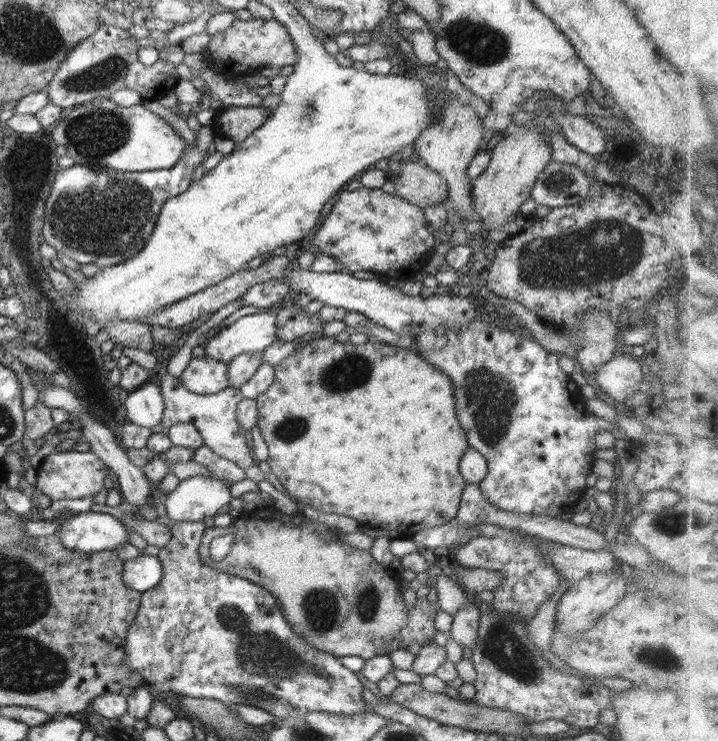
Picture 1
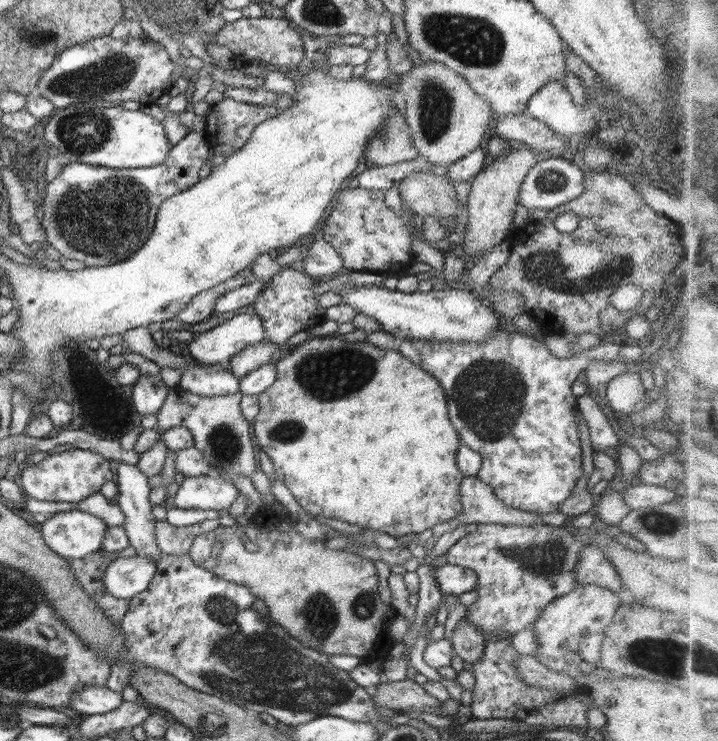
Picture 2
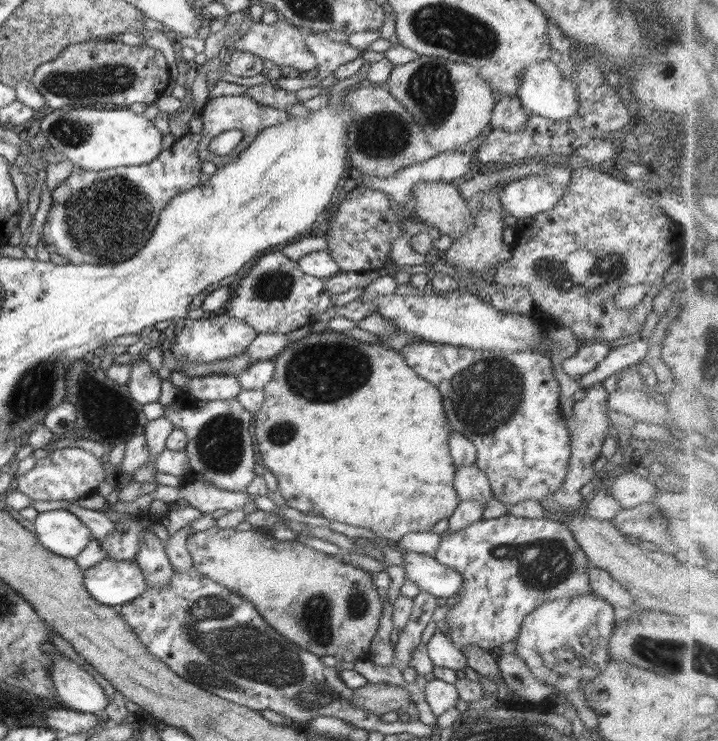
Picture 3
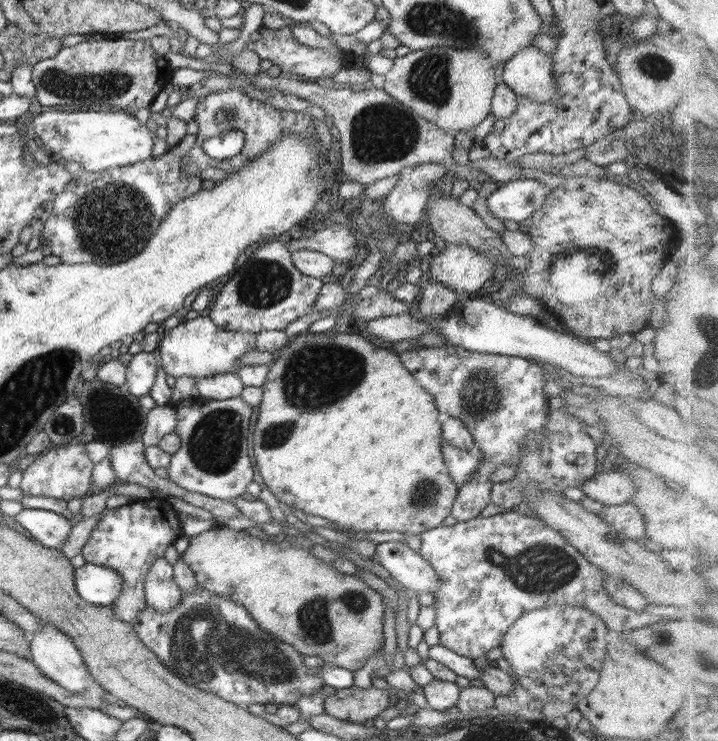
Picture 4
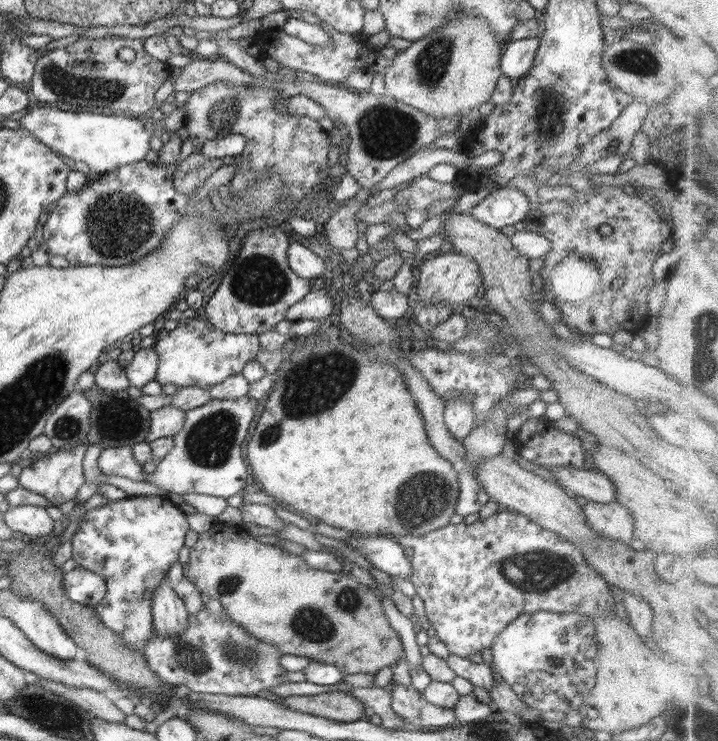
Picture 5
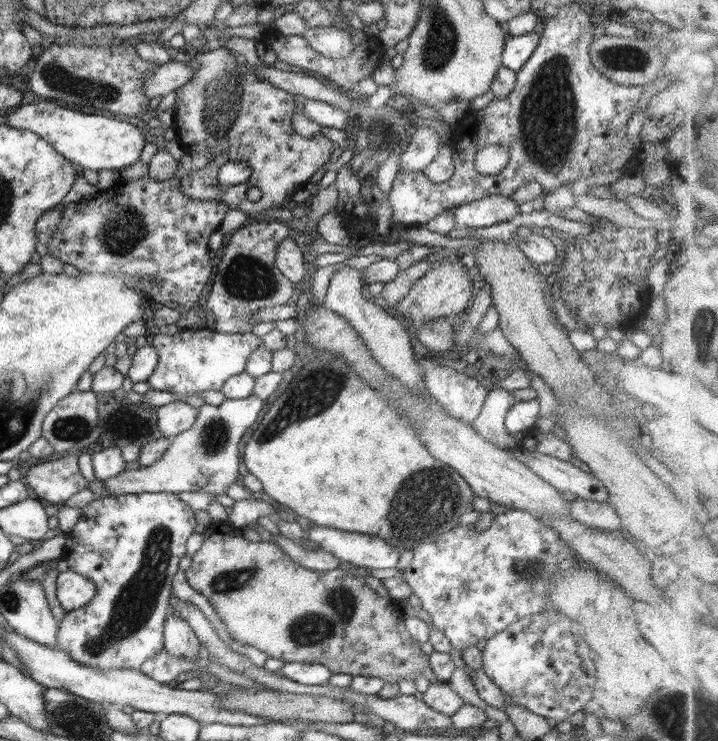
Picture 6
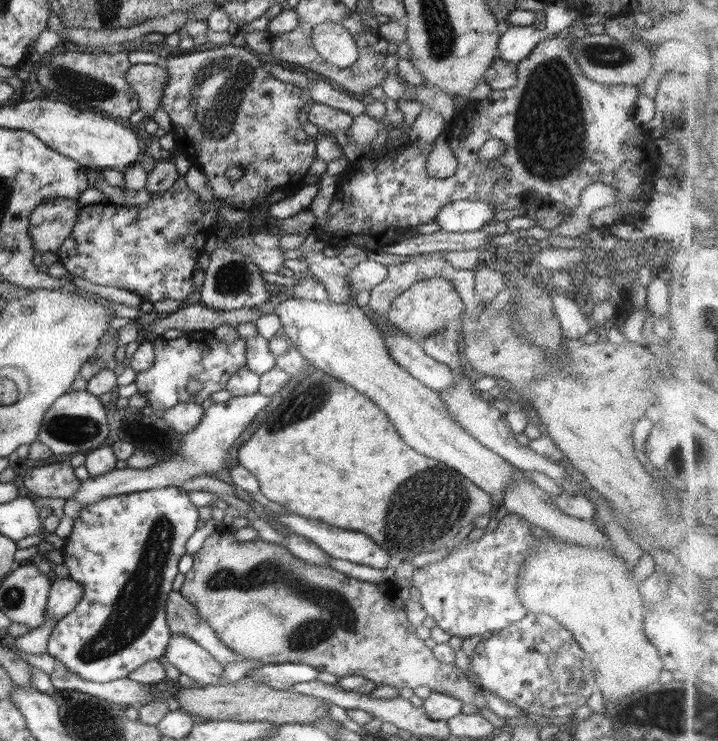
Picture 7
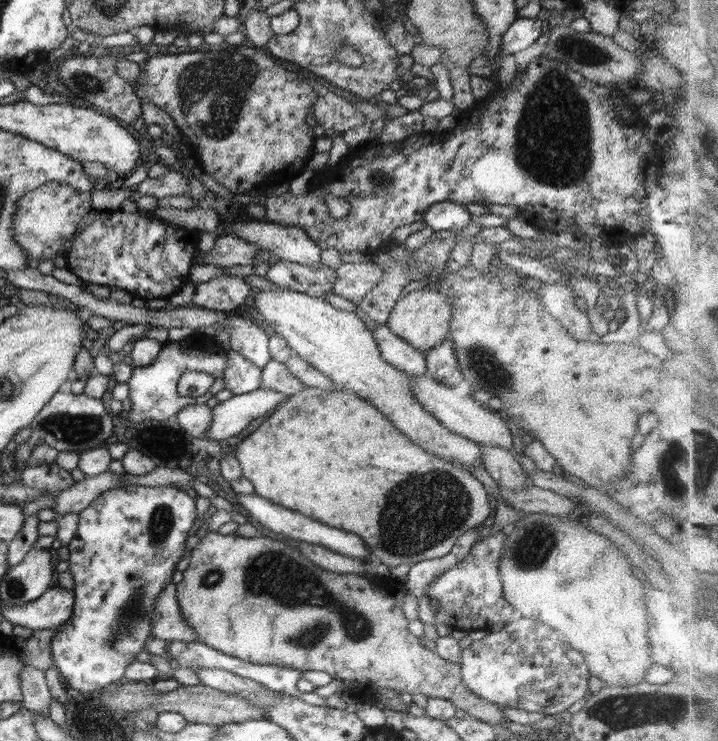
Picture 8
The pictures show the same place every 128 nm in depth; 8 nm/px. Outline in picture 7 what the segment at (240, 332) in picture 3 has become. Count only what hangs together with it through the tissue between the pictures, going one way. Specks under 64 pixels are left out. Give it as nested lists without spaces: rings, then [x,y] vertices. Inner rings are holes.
[[[187,332],[182,337],[166,340],[159,337],[154,342],[154,364],[144,372],[138,372],[135,383],[138,393],[150,400],[151,405],[147,409],[151,414],[162,416],[168,409],[176,404],[197,401],[202,405],[213,392],[227,388],[228,379],[238,372],[246,364],[246,339],[238,337],[236,340],[218,340],[212,336],[212,332]],[[200,380],[202,389],[191,398],[187,392],[187,382]]]

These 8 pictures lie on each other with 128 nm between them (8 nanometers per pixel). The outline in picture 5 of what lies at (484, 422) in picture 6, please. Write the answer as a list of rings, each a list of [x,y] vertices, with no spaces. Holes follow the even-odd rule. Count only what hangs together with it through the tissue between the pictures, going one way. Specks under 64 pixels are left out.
[[[525,388],[513,393],[512,397],[509,397],[506,401],[503,401],[498,407],[493,409],[491,418],[480,427],[474,428],[473,432],[464,440],[463,446],[467,450],[468,458],[465,460],[461,467],[458,467],[458,482],[460,484],[460,494],[458,501],[456,501],[456,514],[460,516],[468,516],[468,514],[474,514],[489,501],[486,489],[482,489],[482,485],[477,482],[475,478],[475,467],[478,467],[483,461],[496,457],[502,453],[504,445],[506,445],[506,438],[512,437],[508,433],[505,417],[507,413],[505,410],[514,410],[518,406],[530,405],[540,400],[541,392],[534,388]],[[505,406],[509,406],[508,409]]]

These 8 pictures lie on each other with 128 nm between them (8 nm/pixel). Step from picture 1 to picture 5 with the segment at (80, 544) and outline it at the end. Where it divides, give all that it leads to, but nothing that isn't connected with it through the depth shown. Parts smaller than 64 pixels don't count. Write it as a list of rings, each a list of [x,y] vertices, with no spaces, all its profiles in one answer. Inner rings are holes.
[[[44,506],[10,507],[3,517],[13,532],[22,533],[28,541],[54,534],[54,520]]]

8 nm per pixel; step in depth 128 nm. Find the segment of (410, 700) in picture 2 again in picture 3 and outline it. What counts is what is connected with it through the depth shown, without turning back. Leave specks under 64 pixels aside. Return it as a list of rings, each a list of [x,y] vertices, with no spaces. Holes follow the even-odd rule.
[[[368,683],[366,686],[354,689],[354,698],[350,701],[356,707],[366,709],[368,713],[383,715],[407,707],[410,700],[410,693],[399,685]]]

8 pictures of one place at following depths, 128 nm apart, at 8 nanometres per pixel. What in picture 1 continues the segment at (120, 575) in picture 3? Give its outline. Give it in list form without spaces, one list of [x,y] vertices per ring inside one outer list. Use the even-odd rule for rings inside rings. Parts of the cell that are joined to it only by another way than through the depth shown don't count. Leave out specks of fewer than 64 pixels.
[[[145,554],[126,560],[122,566],[122,579],[126,586],[138,592],[152,590],[162,580],[161,562],[158,557]]]

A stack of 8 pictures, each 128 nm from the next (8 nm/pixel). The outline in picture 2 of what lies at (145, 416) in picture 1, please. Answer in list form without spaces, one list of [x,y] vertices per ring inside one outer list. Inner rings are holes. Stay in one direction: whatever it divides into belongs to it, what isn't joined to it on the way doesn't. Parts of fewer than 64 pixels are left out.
[[[141,373],[131,392],[132,405],[136,412],[141,417],[157,414],[167,398],[167,388],[160,374]]]

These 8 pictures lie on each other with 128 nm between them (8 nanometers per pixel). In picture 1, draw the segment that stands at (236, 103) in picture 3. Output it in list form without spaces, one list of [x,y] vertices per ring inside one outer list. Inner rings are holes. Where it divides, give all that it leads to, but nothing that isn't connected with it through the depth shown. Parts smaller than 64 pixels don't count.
[[[226,106],[215,110],[213,124],[213,136],[222,136],[232,139],[235,145],[250,136],[254,130],[258,130],[268,117],[272,109],[264,106]]]

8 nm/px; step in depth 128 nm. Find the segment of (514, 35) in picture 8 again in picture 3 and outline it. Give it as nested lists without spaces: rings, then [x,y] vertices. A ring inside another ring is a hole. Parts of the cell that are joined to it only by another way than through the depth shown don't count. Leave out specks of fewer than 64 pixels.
[[[548,60],[534,64],[518,76],[520,77],[518,100],[529,113],[538,114],[538,116],[550,118],[550,120],[566,120],[578,112],[578,95],[575,85],[572,80],[564,78],[558,69],[554,62]]]

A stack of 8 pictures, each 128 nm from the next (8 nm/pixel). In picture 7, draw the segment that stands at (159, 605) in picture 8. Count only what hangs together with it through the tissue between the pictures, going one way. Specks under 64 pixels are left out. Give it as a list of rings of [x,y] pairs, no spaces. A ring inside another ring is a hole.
[[[170,591],[170,598],[164,609],[166,609],[166,620],[172,634],[182,633],[192,636],[192,640],[206,649],[223,666],[243,660],[238,653],[234,653],[215,636],[214,630],[206,621],[200,620],[196,607],[190,604],[180,591]]]

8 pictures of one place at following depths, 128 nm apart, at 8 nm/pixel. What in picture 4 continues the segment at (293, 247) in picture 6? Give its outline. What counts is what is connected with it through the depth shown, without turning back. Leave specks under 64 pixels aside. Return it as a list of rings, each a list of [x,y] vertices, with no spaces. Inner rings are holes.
[[[296,250],[291,259],[298,271],[312,278],[329,280],[341,272],[332,258],[316,250]]]

